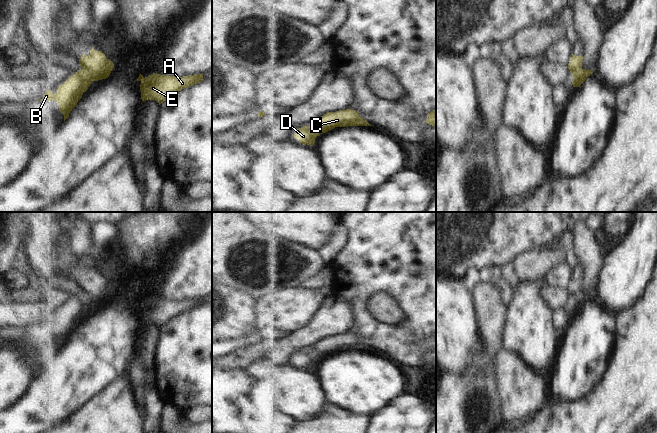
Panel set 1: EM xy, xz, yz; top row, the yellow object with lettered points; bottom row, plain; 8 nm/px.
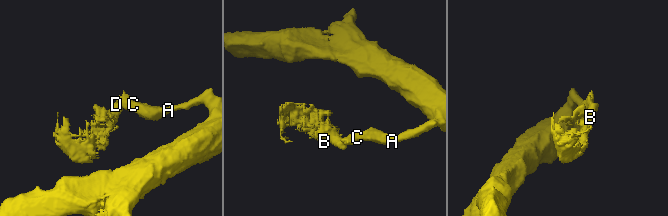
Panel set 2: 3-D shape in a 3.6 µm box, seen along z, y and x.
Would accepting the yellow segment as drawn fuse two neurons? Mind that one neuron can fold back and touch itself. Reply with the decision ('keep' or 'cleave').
cleave

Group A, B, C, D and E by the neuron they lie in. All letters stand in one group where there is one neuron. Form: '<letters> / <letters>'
A C E / B D

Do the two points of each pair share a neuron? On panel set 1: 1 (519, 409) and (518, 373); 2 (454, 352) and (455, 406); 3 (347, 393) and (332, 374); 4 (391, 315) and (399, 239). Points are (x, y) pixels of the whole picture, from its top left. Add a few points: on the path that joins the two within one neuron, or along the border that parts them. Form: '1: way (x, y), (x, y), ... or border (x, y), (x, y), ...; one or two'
1: way (519, 400), (518, 382); one
2: border (446, 369), (455, 372), (464, 370), (477, 371); two
3: way (346, 388), (337, 379); one
4: border (370, 298), (388, 293), (399, 303), (406, 318); two

